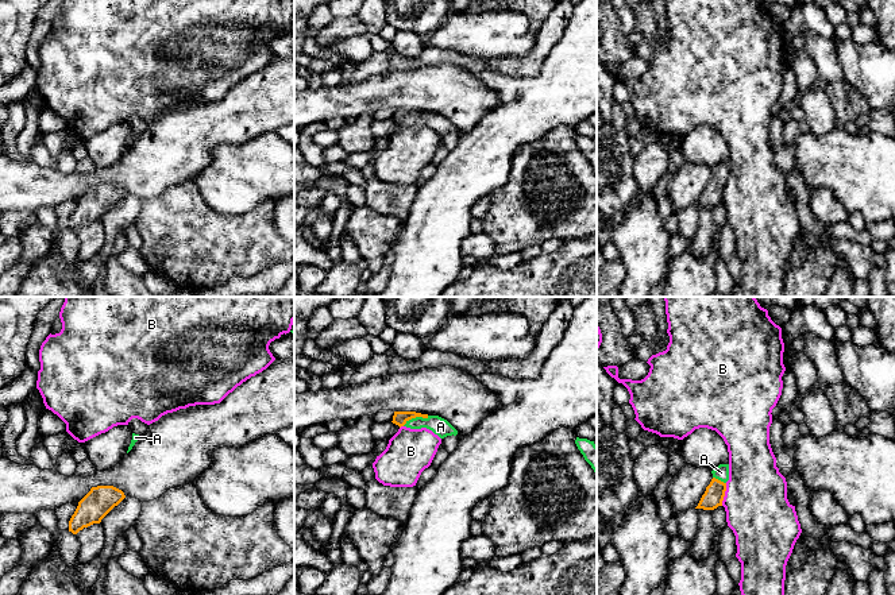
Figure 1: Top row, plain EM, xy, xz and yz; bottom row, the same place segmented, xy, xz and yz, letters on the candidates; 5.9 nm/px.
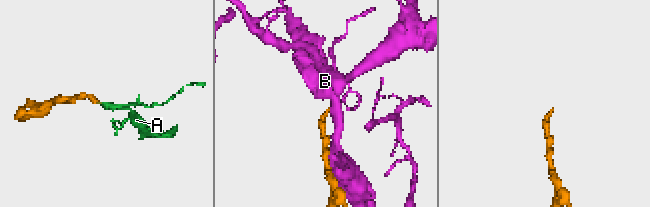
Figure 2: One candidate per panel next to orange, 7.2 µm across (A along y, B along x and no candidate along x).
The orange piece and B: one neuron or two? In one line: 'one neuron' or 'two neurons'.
two neurons

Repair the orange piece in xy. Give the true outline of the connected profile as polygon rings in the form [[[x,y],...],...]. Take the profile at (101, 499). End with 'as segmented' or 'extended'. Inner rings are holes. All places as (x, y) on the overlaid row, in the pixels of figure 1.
[[[97,486],[78,502],[69,521],[69,532],[77,534],[84,528],[100,523],[101,519],[123,499],[124,492],[113,486]]] | as segmented

